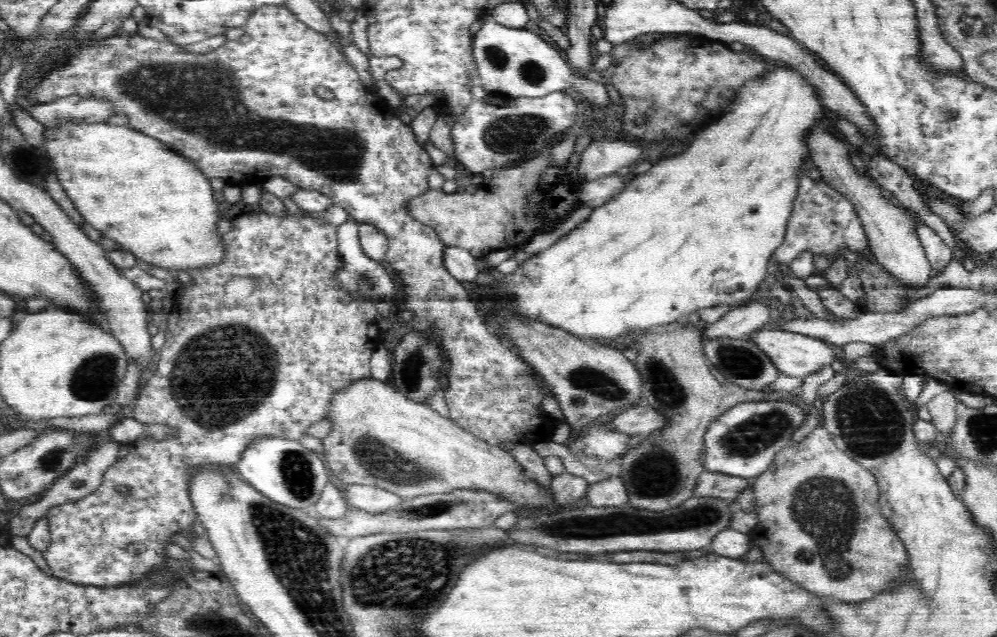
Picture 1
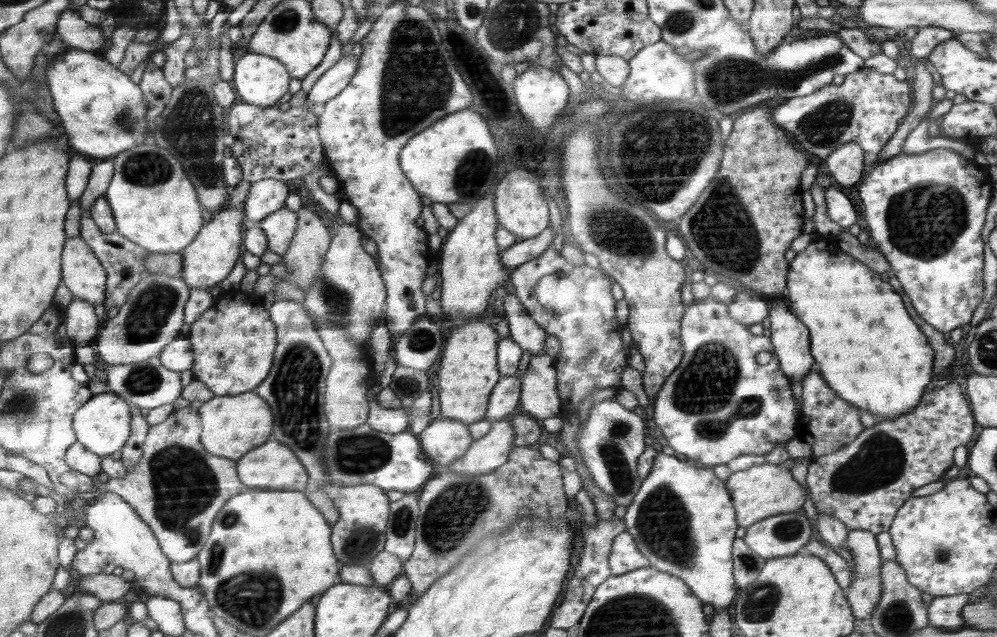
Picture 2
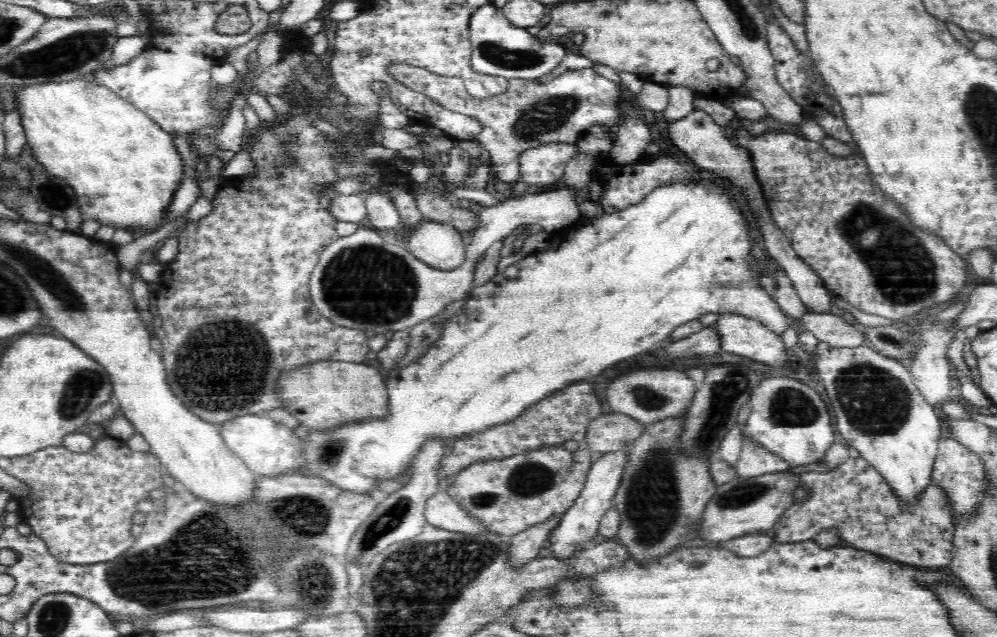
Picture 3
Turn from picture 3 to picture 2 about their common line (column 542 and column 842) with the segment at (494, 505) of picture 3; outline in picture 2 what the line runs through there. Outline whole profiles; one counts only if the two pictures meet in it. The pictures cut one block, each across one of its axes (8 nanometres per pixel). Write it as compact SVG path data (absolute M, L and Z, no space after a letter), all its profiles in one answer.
M953 379L940 389L923 396L922 402L914 411L895 419L879 420L874 426L846 447L831 455L815 457L808 465L806 484L818 513L828 513L841 520L848 529L860 529L875 533L877 536L889 532L903 504L912 498L912 492L920 486L936 482L952 466L952 450L962 446L974 434L974 418L960 386Z

